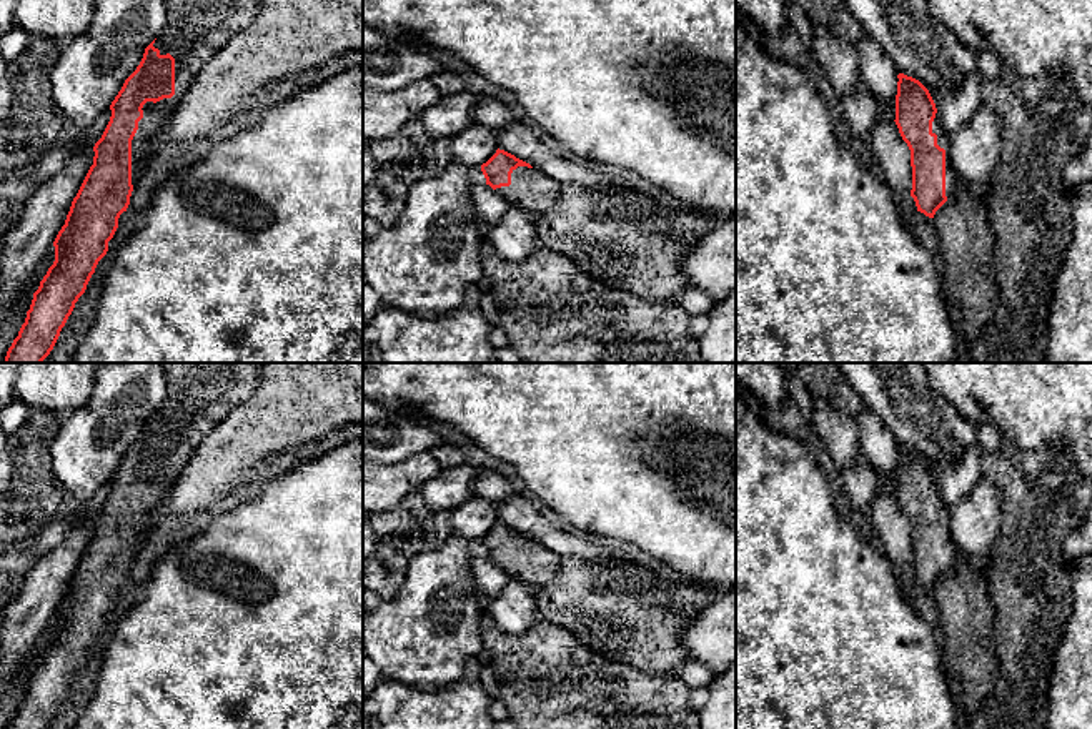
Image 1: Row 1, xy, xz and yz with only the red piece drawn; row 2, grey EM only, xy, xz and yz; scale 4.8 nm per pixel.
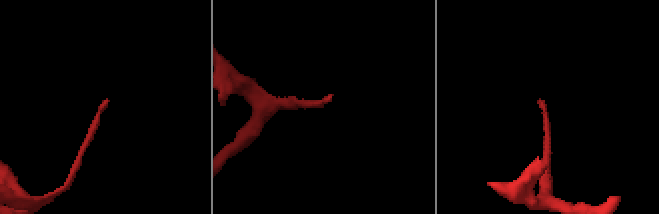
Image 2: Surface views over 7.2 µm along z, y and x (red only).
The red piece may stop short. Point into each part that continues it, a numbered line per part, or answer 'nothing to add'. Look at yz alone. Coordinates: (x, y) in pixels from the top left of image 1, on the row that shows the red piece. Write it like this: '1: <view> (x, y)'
1: yz (943, 138)

